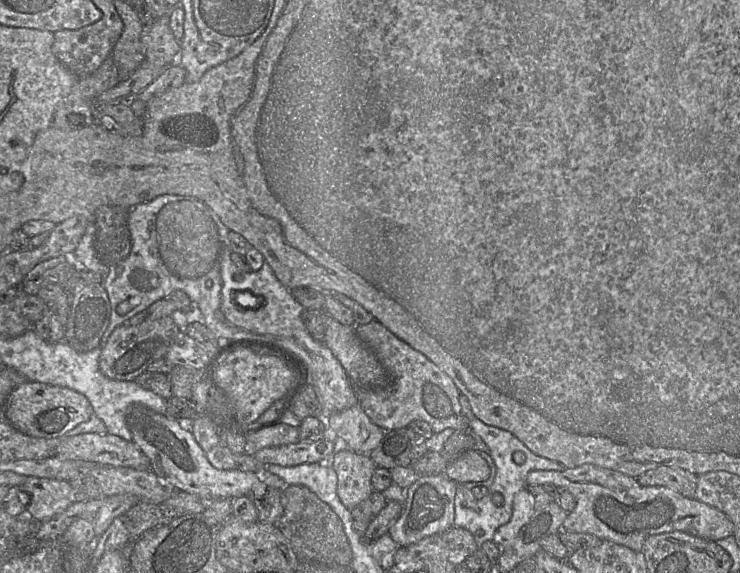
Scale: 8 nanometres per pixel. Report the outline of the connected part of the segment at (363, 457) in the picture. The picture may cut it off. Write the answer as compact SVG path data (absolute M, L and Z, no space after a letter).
M339 447L331 457L331 466L337 474L337 496L349 510L374 492L371 477L377 466L369 455Z

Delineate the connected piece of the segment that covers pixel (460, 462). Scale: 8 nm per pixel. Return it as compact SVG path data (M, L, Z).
M467 450L446 466L445 474L457 484L486 481L490 476L488 463L475 450Z

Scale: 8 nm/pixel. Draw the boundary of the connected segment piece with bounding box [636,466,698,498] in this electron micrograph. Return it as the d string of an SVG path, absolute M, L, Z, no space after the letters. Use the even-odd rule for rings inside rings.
M660 466L636 479L642 486L664 486L684 497L695 498L698 476L681 468Z

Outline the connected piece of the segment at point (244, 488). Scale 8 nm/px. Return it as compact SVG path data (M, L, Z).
M134 405L128 410L126 423L131 432L131 441L149 458L150 469L176 489L205 498L234 499L249 495L252 487L260 482L281 491L289 486L266 468L257 473L215 468L207 459L185 421L154 412L143 405Z

